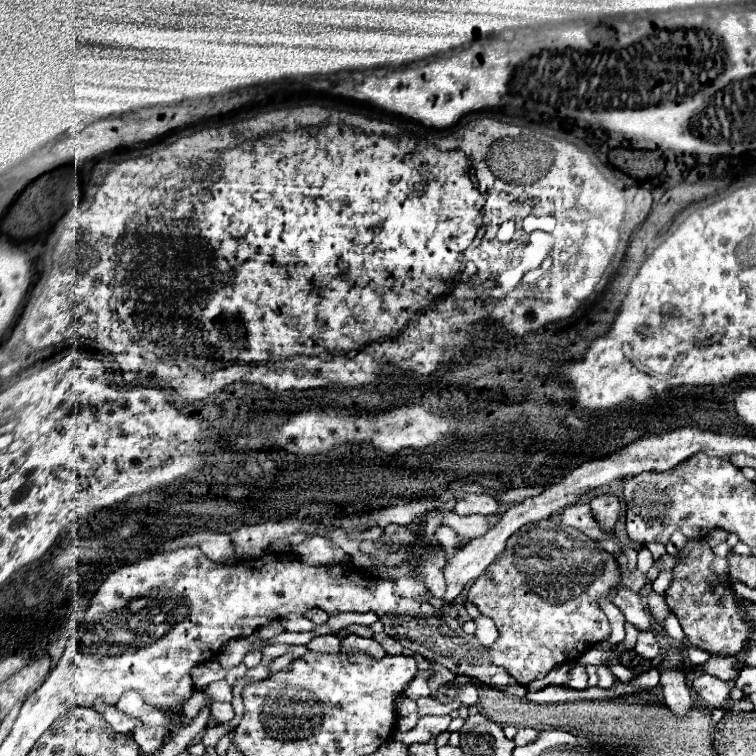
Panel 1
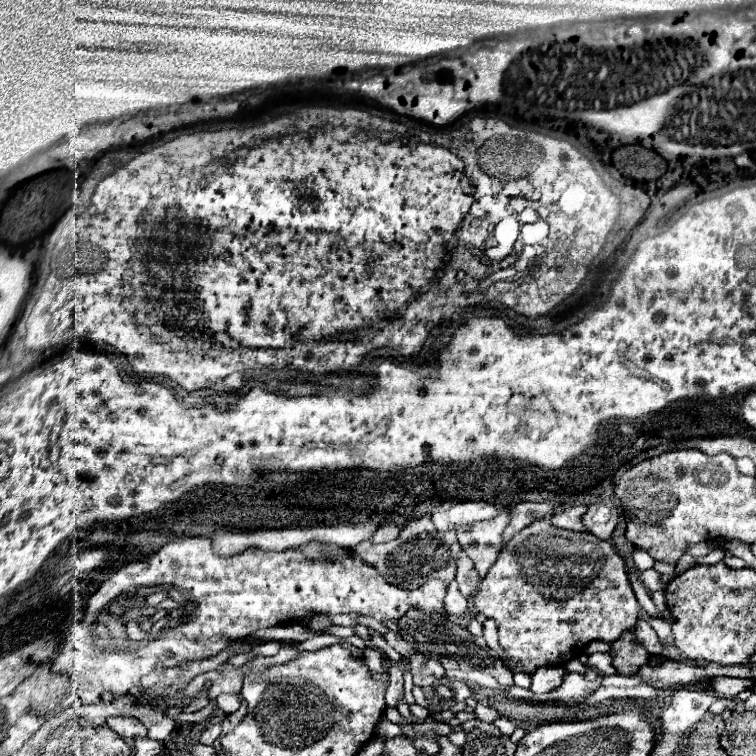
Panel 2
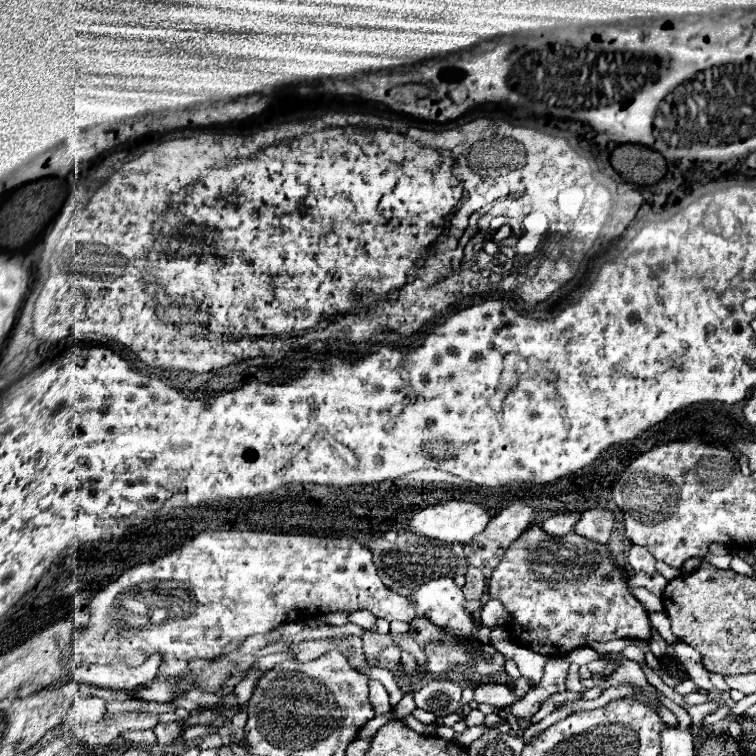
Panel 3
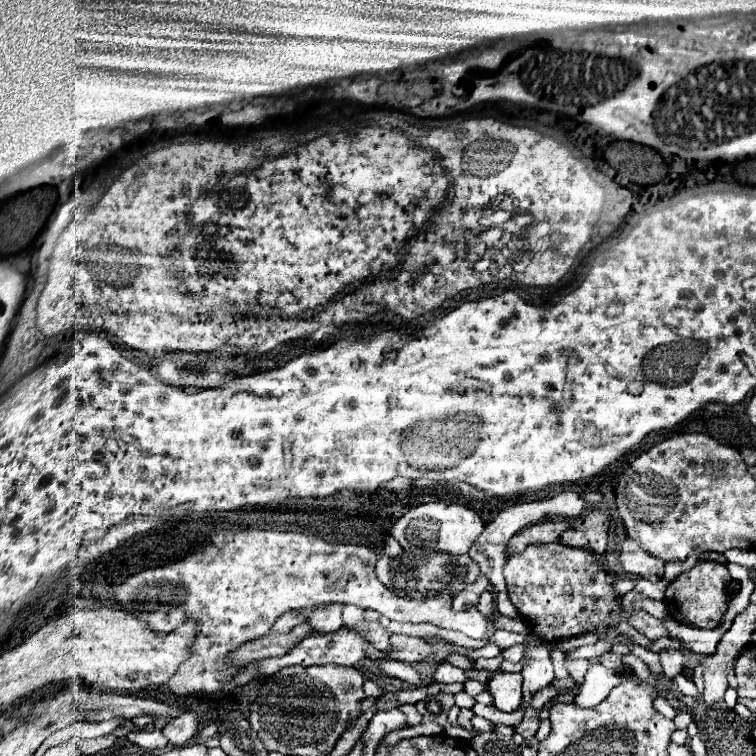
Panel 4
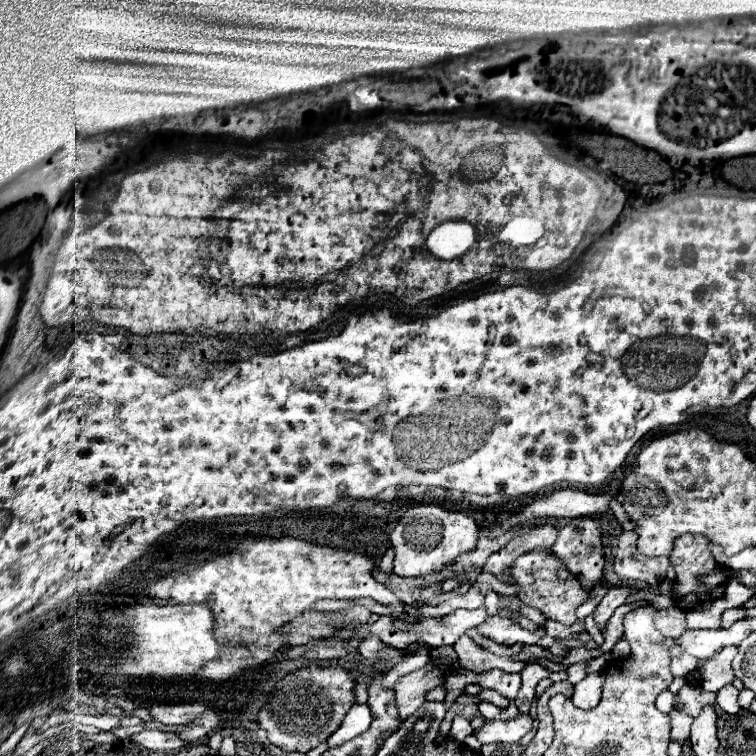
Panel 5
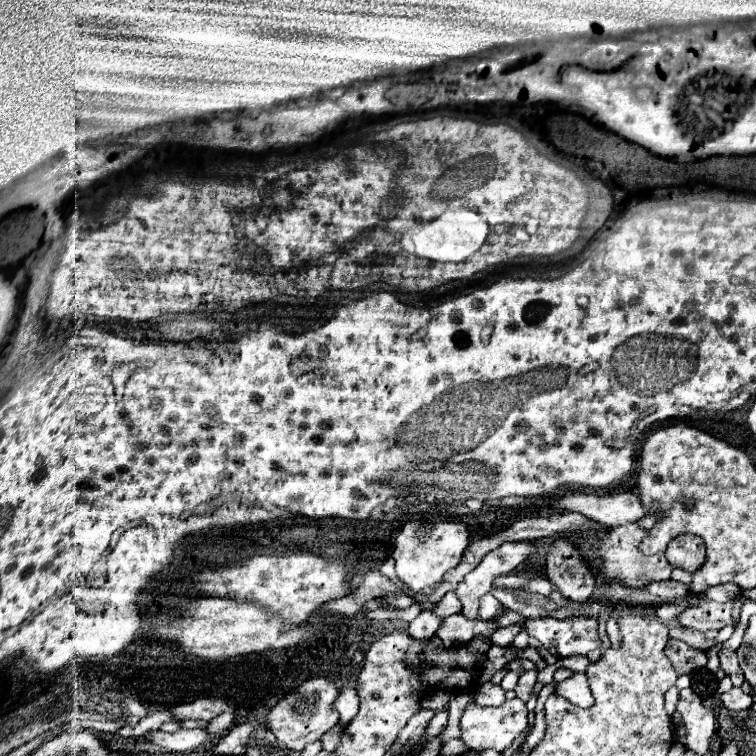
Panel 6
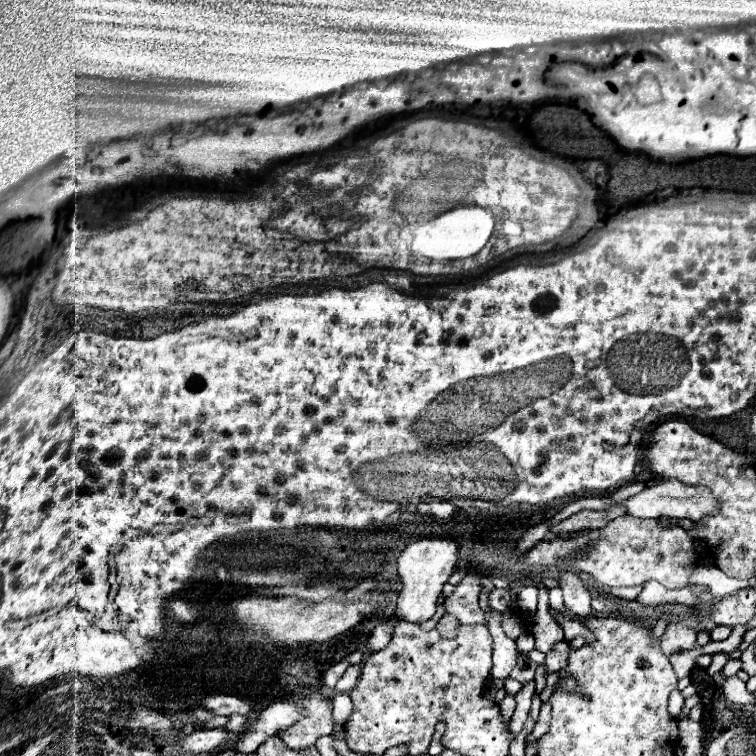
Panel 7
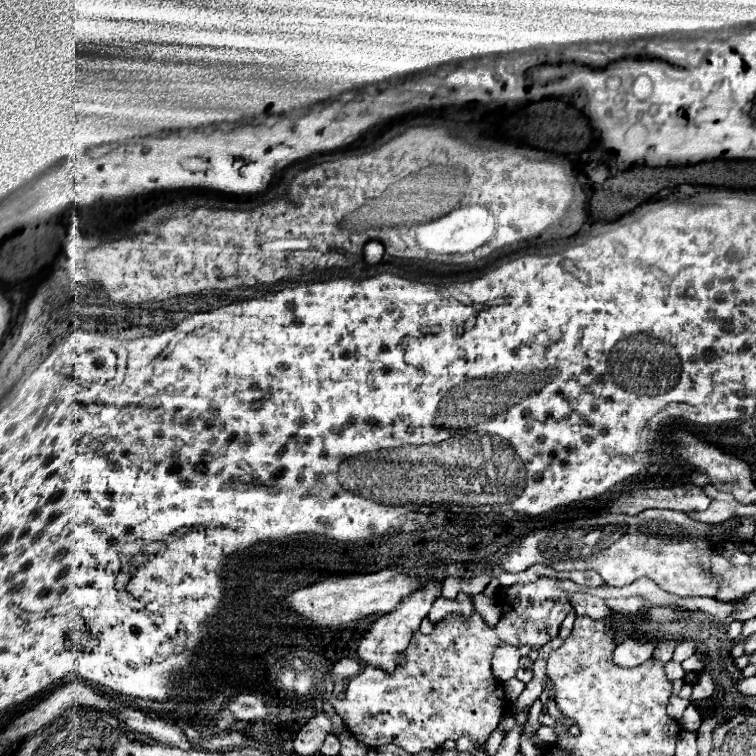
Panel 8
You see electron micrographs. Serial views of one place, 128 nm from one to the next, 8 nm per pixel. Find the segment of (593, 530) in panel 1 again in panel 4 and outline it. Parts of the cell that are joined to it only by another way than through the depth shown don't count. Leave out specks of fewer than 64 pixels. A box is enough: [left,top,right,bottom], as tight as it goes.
[506,520,570,554]

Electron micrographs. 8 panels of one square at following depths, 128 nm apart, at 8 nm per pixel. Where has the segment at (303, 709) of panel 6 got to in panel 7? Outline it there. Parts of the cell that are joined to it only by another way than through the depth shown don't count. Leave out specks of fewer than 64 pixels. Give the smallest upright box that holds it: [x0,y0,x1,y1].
[278,692,334,750]

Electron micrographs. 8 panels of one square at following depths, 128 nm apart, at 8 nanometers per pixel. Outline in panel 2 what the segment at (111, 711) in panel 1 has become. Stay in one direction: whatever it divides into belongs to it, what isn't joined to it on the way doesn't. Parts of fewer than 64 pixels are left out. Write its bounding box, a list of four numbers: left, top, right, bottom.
[106,718,148,740]

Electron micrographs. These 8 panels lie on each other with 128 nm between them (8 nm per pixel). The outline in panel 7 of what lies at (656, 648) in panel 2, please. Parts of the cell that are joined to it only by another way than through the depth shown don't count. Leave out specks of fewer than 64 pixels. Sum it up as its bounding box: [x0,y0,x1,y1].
[670,650,700,678]

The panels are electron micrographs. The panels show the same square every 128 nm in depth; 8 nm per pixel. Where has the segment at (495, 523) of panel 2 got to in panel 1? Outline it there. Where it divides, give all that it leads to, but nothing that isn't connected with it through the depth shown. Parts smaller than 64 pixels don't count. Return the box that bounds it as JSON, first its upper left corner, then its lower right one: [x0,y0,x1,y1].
[444,512,492,540]

